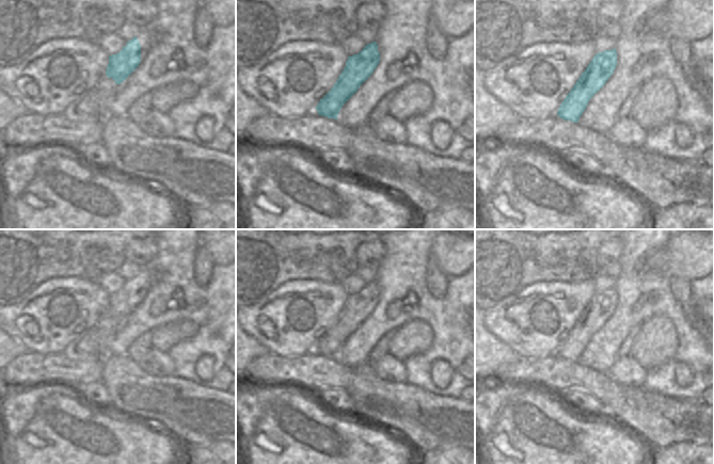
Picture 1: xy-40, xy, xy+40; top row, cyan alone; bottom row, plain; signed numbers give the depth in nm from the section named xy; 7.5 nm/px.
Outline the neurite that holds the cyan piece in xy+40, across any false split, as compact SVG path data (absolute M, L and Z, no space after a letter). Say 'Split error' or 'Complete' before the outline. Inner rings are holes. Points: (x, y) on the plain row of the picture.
Complete. M615 287L597 292L561 341L557 354L565 359L578 362L589 339L604 325L616 305Z

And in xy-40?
Complete. M134 275L118 292L109 295L106 314L108 317L112 317L116 323L121 323L137 308L140 301L141 284Z

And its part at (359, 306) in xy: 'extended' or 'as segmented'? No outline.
as segmented

